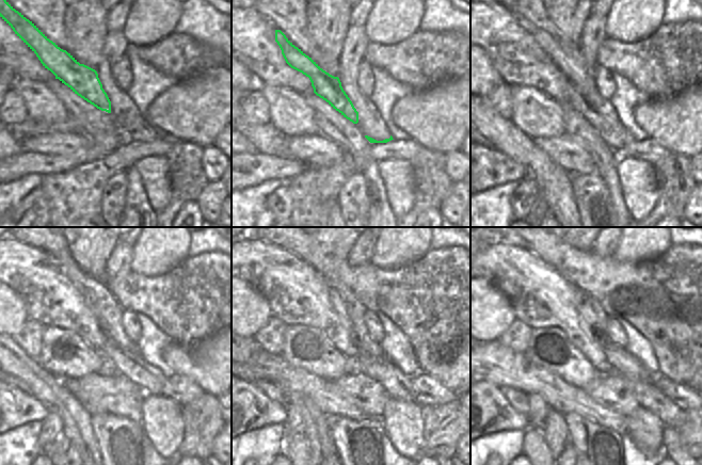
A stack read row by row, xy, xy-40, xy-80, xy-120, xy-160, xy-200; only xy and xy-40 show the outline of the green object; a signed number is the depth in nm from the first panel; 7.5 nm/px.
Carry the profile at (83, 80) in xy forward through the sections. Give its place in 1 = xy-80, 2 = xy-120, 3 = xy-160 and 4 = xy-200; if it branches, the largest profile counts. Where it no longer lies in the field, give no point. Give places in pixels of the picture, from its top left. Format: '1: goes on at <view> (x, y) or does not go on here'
1: goes on at xy-80 (617, 138)
2: goes on at xy-120 (147, 377)
3: goes on at xy-160 (398, 386)
4: goes on at xy-200 (647, 395)

